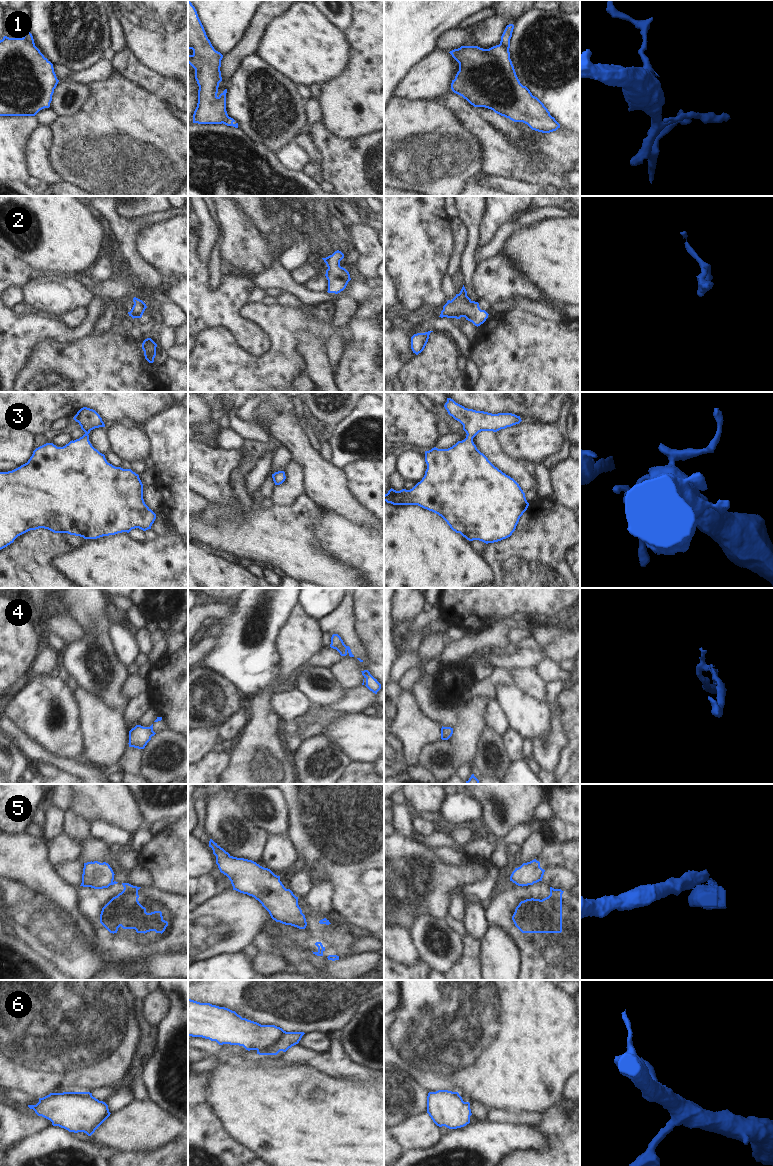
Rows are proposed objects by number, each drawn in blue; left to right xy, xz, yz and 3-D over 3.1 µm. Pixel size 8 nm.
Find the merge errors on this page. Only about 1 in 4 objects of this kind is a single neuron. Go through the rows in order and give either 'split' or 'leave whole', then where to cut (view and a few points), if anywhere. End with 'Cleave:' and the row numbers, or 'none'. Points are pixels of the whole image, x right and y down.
1: split; cut xy (23, 37), (34, 46)
2: leave whole; cut none
3: leave whole; cut none
4: split; cut xy (150, 726), (152, 735)
5: split; cut xy (108, 885), (105, 887)
6: split; cut xz (284, 1031), (272, 1045), (257, 1050)
Cleave: 1, 4, 5, 6

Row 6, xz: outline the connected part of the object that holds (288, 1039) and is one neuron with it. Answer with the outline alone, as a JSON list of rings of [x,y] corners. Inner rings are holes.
[[[286,1032],[282,1037],[271,1047],[265,1050],[257,1050],[259,1055],[277,1055],[280,1051],[286,1052],[289,1048],[299,1043],[304,1032]]]

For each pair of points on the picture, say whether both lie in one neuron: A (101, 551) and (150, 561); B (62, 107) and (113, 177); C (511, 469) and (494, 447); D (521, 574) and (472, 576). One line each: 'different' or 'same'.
A: same
B: different
C: same
D: different

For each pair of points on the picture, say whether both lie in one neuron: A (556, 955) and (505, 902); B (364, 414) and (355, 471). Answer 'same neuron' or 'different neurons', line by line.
A: same neuron
B: different neurons

